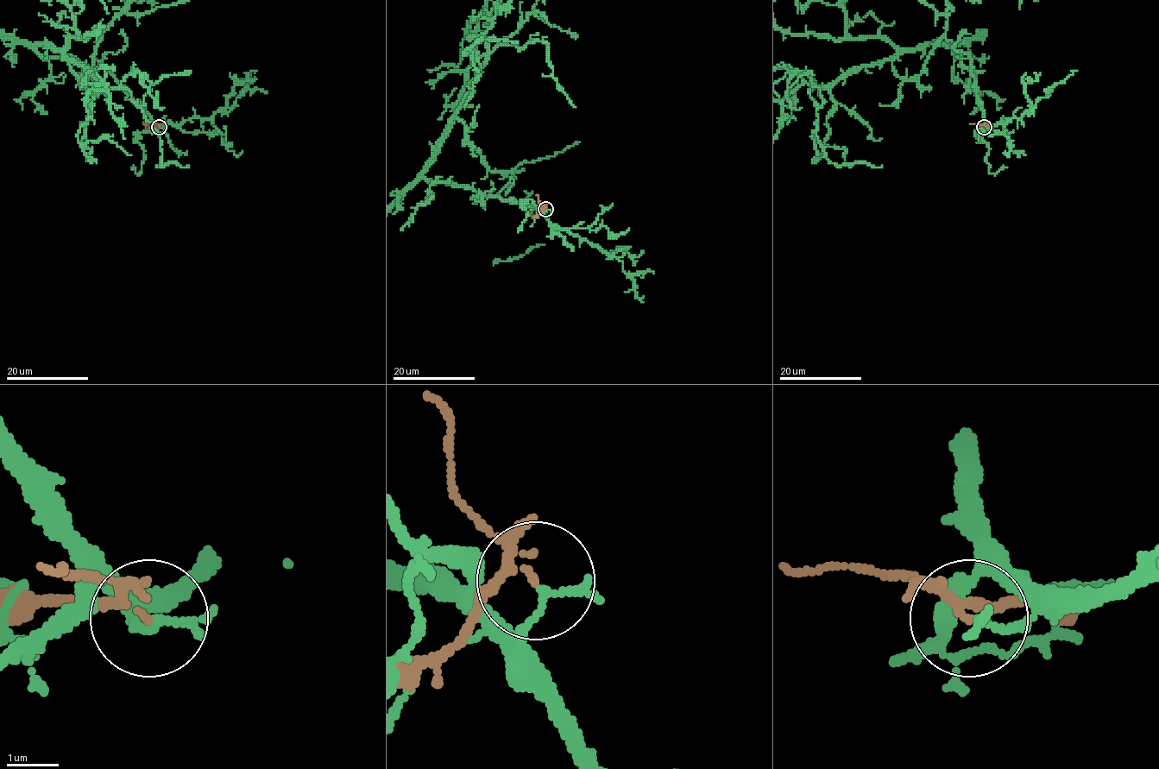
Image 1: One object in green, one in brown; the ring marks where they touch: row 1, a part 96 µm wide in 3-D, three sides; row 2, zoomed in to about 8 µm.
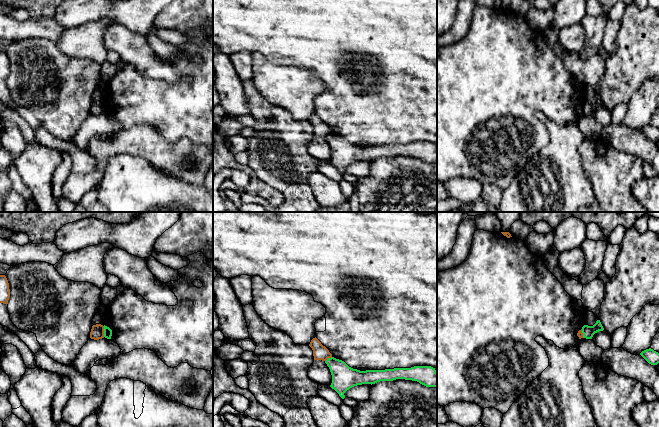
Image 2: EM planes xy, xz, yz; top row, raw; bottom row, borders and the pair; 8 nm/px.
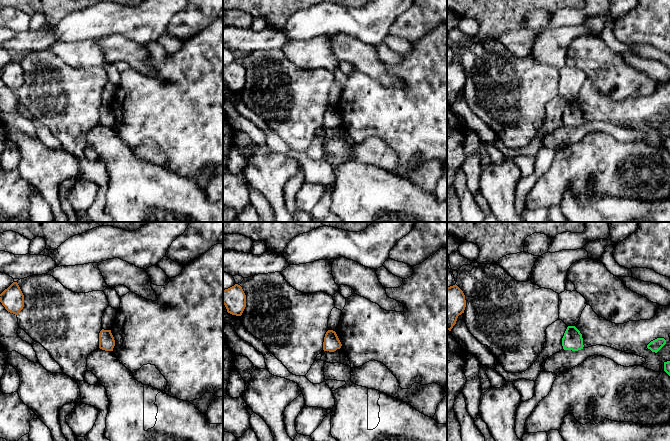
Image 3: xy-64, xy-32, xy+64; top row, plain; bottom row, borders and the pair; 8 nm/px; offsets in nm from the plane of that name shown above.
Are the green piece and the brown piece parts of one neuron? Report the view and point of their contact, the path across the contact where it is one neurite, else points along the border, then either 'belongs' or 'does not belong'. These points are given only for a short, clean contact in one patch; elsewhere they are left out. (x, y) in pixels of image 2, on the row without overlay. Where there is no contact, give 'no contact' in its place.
contact xy (104, 107); border xy (103, 102), (104, 112); does not belong

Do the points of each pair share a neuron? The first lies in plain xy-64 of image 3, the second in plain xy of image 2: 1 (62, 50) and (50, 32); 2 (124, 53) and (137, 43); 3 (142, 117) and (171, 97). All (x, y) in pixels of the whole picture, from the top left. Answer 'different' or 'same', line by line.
1: different
2: same
3: same

